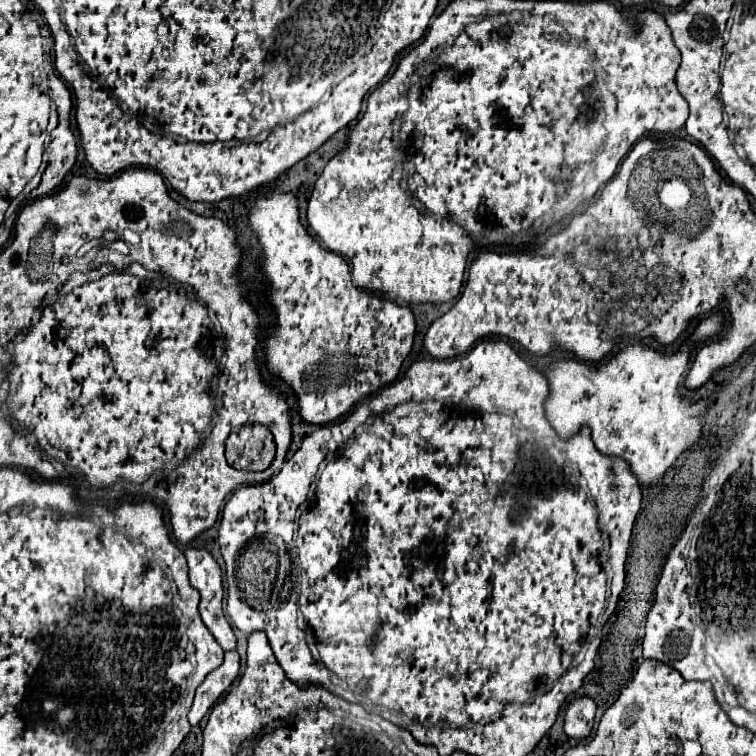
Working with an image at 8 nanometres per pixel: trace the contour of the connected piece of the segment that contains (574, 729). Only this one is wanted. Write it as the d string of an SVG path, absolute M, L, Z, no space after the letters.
M588 696L572 698L564 710L564 732L572 738L584 738L590 734L594 724L596 704Z

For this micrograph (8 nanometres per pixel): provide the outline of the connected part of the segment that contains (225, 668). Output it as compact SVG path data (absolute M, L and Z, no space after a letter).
M236 650L226 652L224 662L216 670L212 670L196 690L194 704L188 712L188 720L192 726L196 726L204 718L204 714L216 704L216 700L222 696L222 692L228 690L228 686L238 676L238 672L240 672L238 652Z

